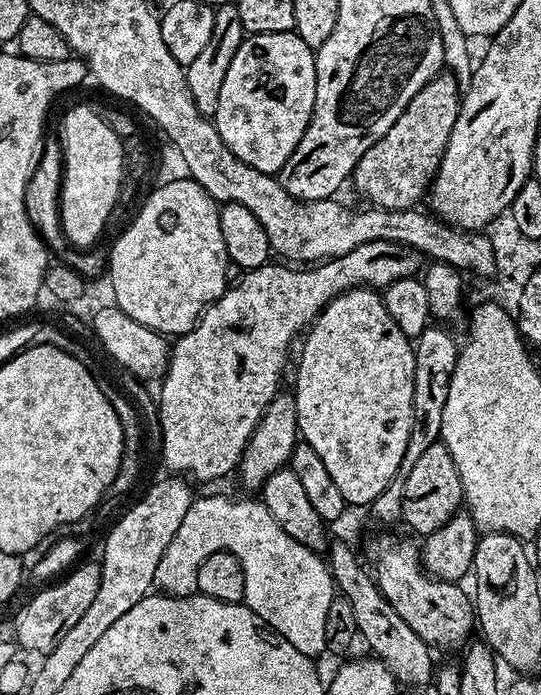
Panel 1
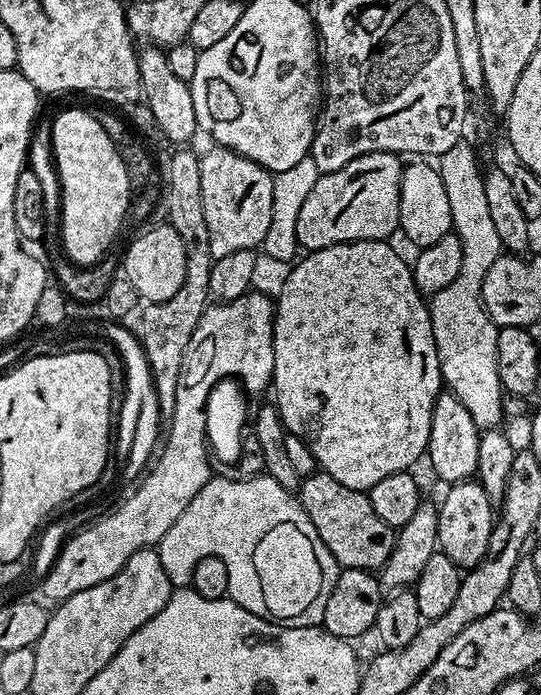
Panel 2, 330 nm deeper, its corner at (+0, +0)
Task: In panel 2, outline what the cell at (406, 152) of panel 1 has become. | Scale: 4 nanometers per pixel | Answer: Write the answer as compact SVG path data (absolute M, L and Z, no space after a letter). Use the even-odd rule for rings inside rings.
M394 152L362 154L342 170L323 173L302 205L297 220L297 242L304 250L329 248L355 240L383 240L400 226L402 160Z

